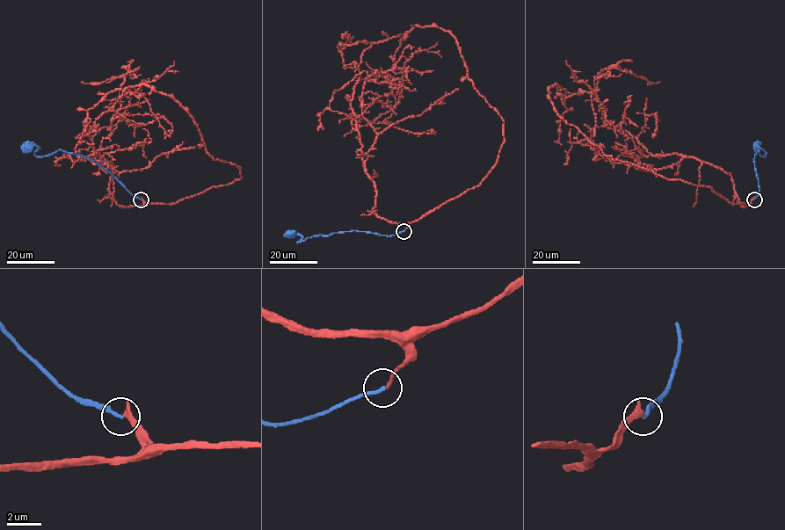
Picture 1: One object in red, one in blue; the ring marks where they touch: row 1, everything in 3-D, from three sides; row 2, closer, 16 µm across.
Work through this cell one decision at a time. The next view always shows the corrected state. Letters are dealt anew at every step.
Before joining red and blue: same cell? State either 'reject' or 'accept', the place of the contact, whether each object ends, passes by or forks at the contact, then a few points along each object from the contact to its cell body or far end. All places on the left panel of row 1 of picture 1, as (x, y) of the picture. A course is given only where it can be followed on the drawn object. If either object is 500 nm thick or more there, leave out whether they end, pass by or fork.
reject; place (141, 199); red ends; blue ends; course red (141, 199), (175, 204), (240, 170), (214, 159), (193, 118), (145, 84), (89, 109), (84, 141); course blue (141, 199), (90, 159), (61, 149), (37, 156), (34, 152), (39, 148), (34, 145), (26, 146)

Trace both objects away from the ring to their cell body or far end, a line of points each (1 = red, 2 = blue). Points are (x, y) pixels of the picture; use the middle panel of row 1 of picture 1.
1: (404, 230), (479, 185), (504, 141), (503, 119), (474, 87), (448, 32), (416, 25), (352, 44), (347, 31)
2: (403, 230), (389, 236), (352, 230), (319, 235), (299, 243), (302, 237), (289, 234)

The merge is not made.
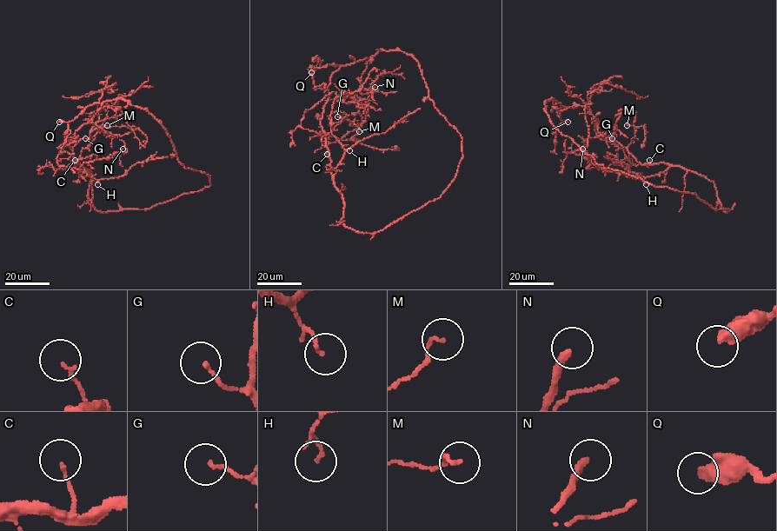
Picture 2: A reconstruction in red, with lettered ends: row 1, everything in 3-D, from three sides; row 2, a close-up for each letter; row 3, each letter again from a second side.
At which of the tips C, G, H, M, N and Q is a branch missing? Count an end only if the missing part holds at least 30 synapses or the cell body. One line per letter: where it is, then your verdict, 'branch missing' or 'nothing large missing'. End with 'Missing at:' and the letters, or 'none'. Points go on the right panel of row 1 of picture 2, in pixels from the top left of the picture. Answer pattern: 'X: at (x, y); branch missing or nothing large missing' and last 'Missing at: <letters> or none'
C: at (649, 160); nothing large missing
G: at (612, 138); nothing large missing
H: at (646, 184); nothing large missing
M: at (627, 125); nothing large missing
N: at (582, 149); nothing large missing
Q: at (567, 122); nothing large missing
Missing at: none

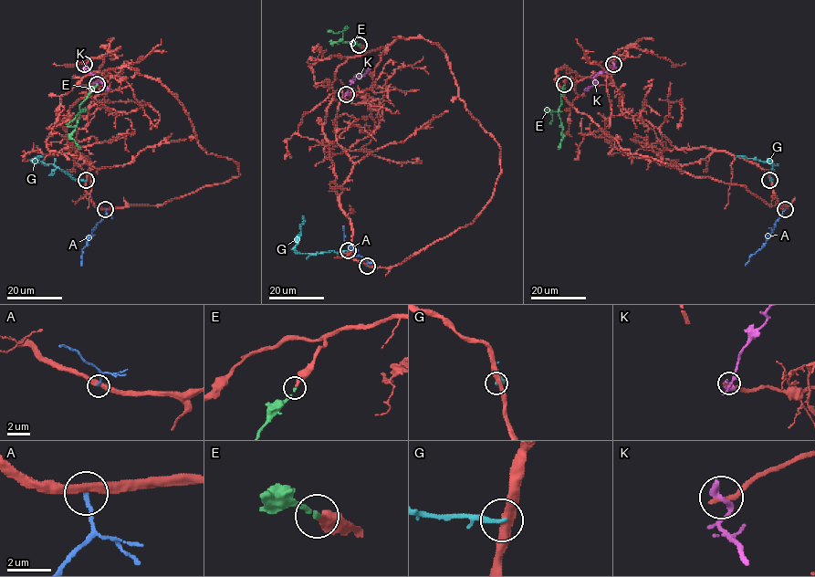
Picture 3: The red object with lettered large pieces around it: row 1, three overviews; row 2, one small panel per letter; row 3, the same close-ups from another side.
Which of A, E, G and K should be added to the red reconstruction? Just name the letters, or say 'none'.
E

